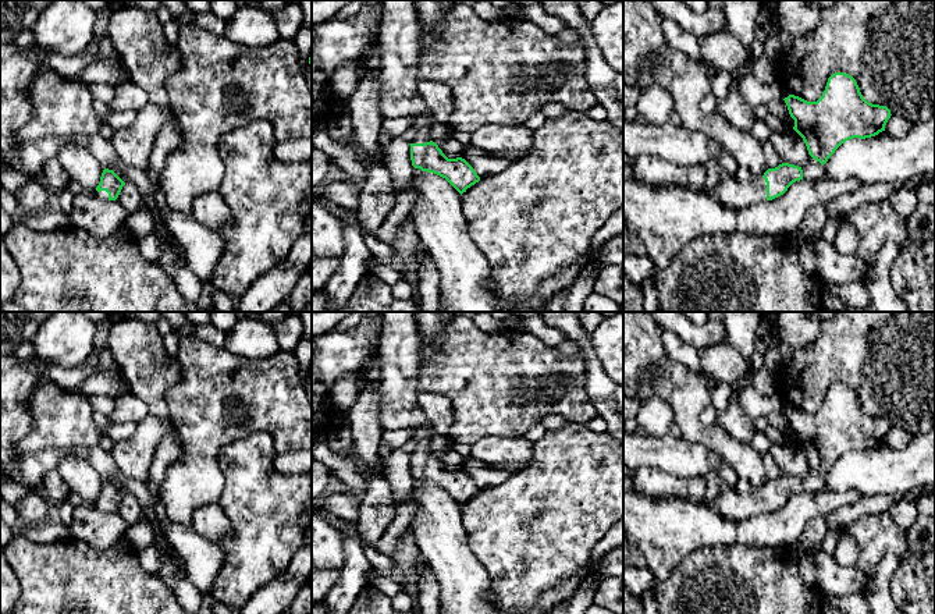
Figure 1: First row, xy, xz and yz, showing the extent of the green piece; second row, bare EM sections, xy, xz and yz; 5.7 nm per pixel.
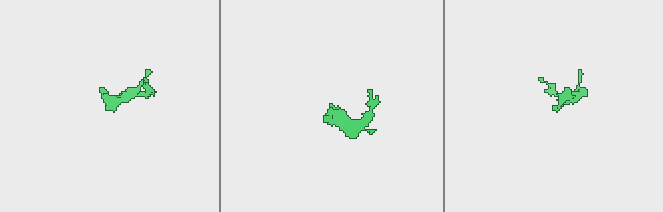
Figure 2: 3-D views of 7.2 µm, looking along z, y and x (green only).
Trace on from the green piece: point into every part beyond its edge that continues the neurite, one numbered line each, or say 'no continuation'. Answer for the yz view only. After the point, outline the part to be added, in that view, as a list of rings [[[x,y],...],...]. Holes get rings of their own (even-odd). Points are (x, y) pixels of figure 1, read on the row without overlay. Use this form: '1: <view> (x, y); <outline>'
1: yz (731, 504); [[[726,487],[711,501],[705,497],[686,500],[704,504],[728,519],[746,519],[767,512],[767,494],[762,489],[751,494],[740,494],[733,487]]]

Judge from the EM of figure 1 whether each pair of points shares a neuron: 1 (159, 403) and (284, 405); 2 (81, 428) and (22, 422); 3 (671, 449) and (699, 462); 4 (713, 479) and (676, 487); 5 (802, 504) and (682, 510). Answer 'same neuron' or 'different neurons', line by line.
1: different neurons
2: different neurons
3: same neuron
4: different neurons
5: same neuron

